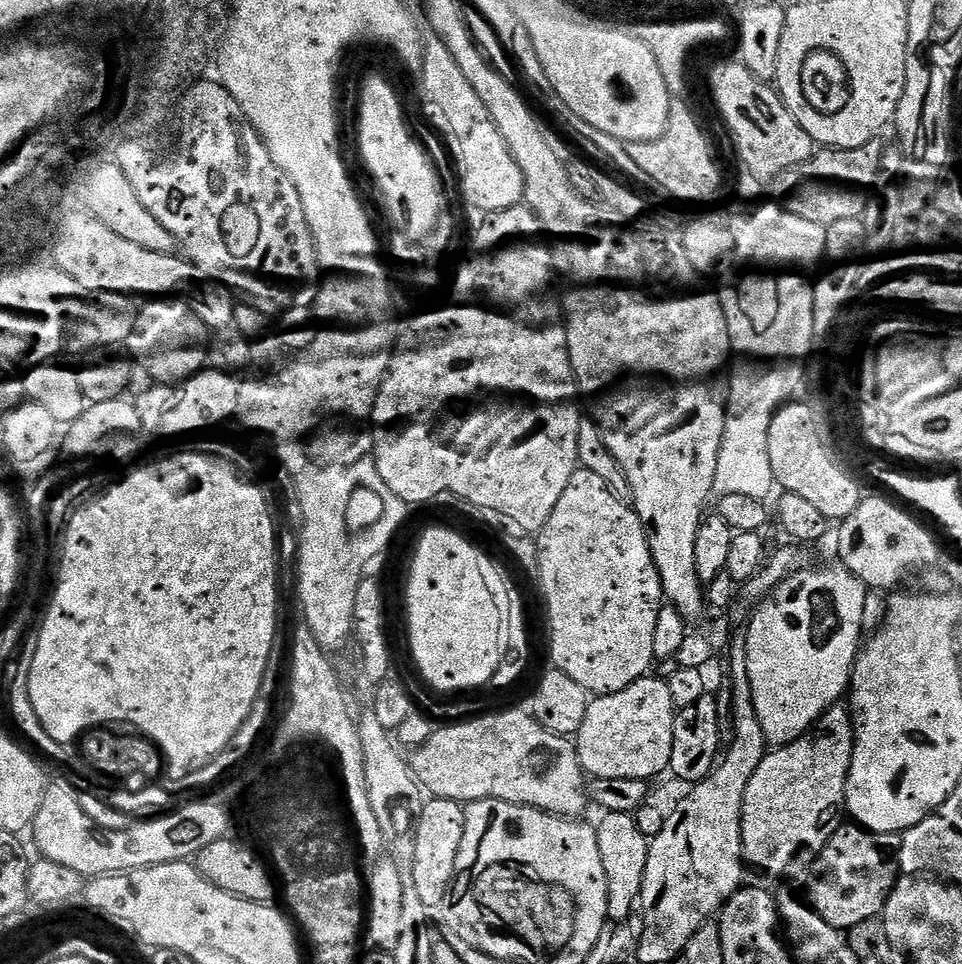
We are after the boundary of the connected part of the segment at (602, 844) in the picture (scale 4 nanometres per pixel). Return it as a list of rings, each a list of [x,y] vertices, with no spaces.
[[[607,812],[596,824],[598,848],[602,855],[602,866],[606,871],[607,910],[611,923],[627,923],[635,911],[645,873],[646,859],[649,857],[649,839],[637,826],[635,817],[629,812]]]

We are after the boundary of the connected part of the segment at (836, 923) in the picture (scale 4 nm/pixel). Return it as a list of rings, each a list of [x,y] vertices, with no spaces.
[[[855,822],[841,824],[812,864],[807,877],[808,903],[830,922],[830,926],[841,930],[858,926],[858,922],[877,919],[901,875],[899,853],[900,836],[897,833],[872,832]]]

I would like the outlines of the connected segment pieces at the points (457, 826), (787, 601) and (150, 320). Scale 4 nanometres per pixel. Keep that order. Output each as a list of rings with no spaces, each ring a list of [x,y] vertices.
[[[441,796],[424,800],[424,809],[416,819],[414,834],[414,877],[419,897],[428,910],[439,909],[456,877],[458,850],[462,850],[462,834],[466,834],[465,805]]]
[[[805,566],[800,571],[793,573],[792,576],[788,576],[764,600],[755,605],[754,610],[756,610],[756,613],[753,614],[752,621],[746,625],[748,634],[746,638],[746,670],[750,670],[750,690],[754,694],[754,710],[758,714],[758,722],[762,726],[764,736],[768,739],[769,745],[779,746],[794,742],[815,724],[817,718],[829,706],[841,703],[849,691],[852,682],[852,668],[856,664],[856,655],[860,652],[862,637],[865,635],[864,611],[868,608],[868,595],[870,595],[870,592],[865,584],[855,574],[848,571],[847,568],[843,566],[835,567],[812,568],[812,566]]]
[[[160,298],[145,304],[148,305],[137,311],[134,330],[126,342],[131,359],[146,366],[156,382],[179,382],[201,371],[206,364],[206,349],[210,343],[209,329],[187,304],[175,298]]]

